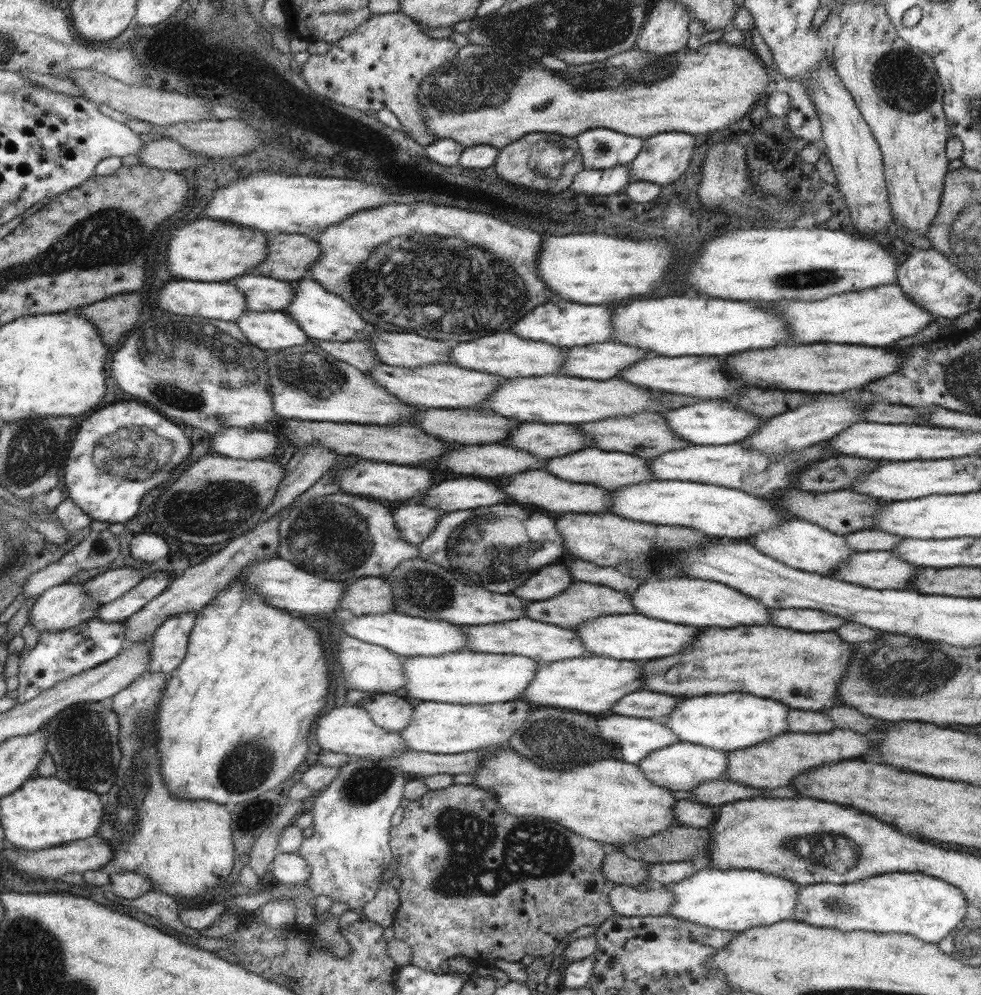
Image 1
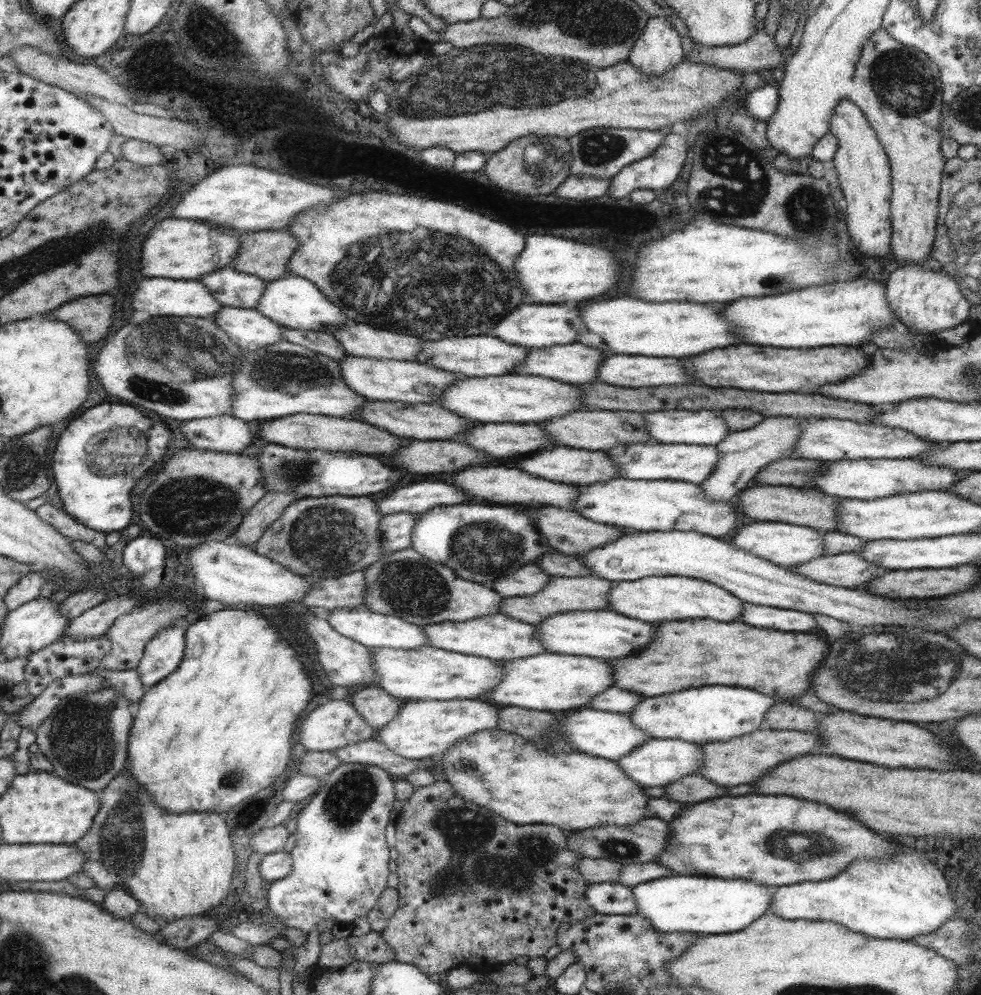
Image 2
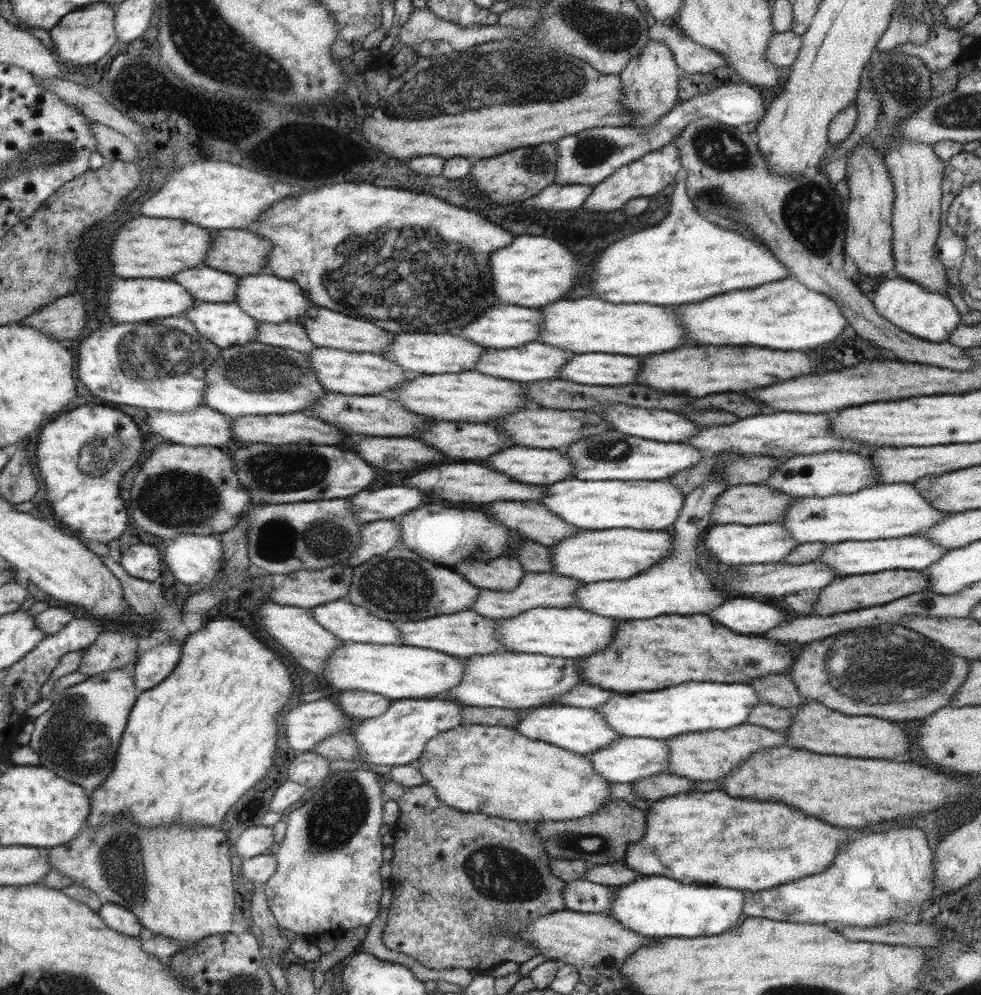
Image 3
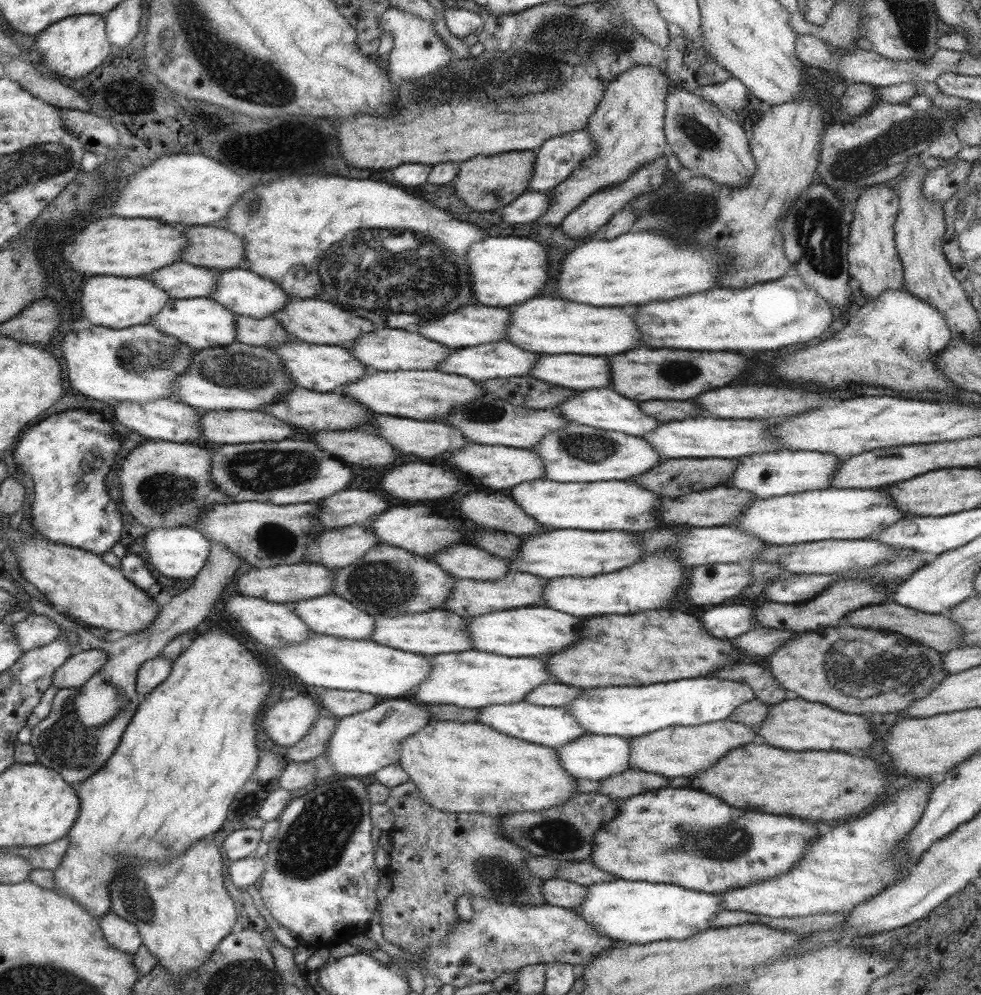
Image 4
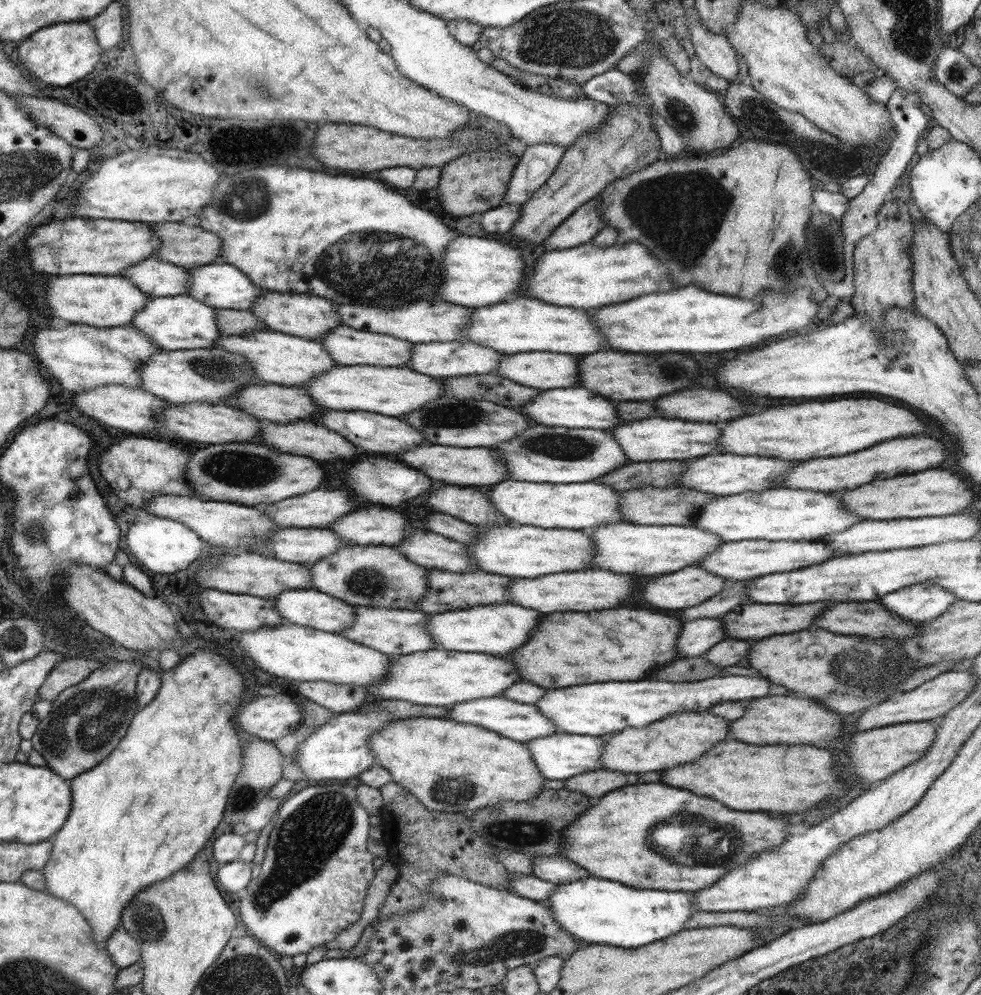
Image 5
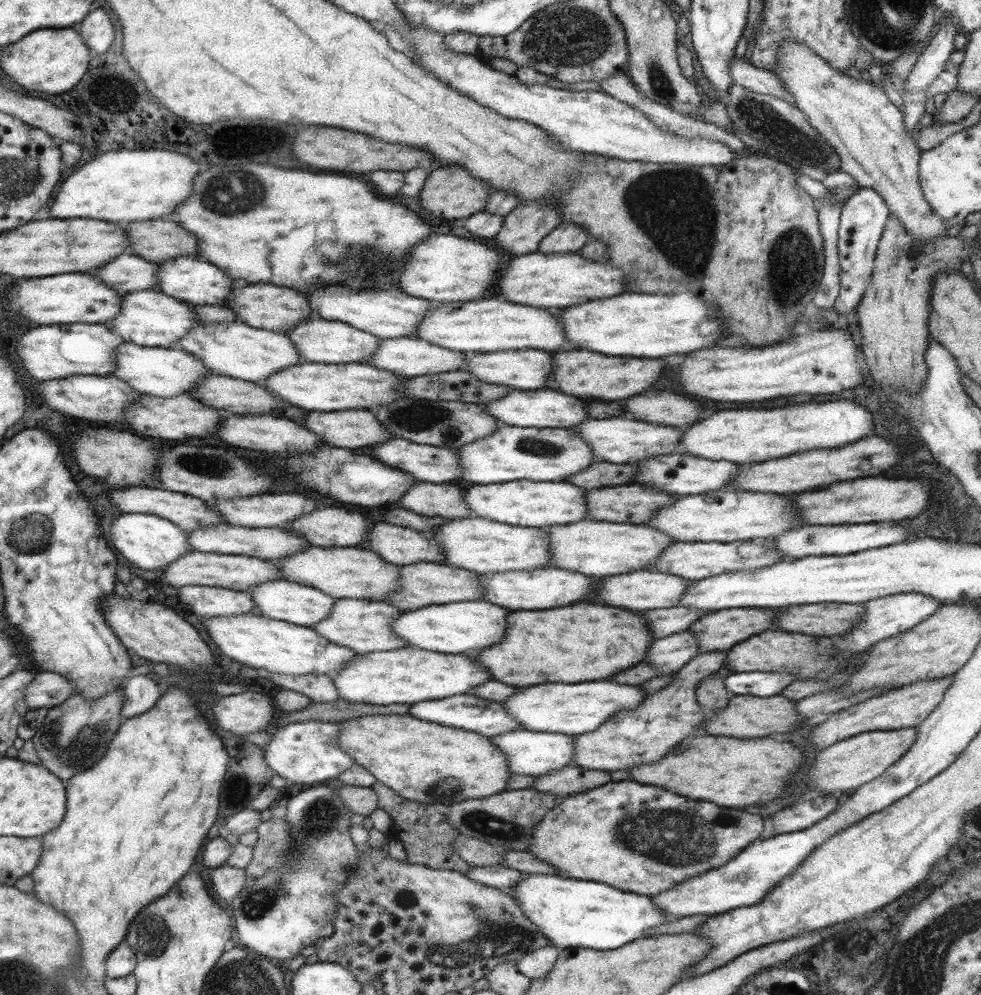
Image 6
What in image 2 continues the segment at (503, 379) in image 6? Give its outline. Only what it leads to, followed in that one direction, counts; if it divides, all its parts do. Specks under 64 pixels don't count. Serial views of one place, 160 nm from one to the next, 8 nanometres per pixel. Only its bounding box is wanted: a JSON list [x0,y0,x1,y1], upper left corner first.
[600,355,687,388]

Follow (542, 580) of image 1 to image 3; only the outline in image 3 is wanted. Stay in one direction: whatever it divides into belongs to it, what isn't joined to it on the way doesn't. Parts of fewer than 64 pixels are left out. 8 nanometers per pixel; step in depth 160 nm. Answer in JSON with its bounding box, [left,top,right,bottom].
[453,556,525,590]

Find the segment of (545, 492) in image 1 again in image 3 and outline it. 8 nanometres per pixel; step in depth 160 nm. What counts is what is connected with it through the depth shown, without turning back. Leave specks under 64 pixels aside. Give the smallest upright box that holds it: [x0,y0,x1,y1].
[409,464,545,504]

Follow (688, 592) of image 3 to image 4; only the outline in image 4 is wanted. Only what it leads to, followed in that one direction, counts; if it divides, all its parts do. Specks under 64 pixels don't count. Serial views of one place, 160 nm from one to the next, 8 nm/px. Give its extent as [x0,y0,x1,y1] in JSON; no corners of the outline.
[542,549,688,616]

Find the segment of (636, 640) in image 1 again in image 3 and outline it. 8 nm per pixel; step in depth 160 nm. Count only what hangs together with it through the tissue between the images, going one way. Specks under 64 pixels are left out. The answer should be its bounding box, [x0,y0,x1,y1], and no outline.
[495,608,615,658]

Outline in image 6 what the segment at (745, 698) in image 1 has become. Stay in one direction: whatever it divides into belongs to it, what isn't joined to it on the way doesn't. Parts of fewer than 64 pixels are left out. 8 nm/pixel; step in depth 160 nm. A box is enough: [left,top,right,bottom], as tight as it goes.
[502,672,798,736]

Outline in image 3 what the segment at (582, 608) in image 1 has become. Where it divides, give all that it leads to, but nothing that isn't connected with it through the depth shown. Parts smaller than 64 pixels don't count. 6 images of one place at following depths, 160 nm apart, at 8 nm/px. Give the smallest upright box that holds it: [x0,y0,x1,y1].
[471,572,585,621]

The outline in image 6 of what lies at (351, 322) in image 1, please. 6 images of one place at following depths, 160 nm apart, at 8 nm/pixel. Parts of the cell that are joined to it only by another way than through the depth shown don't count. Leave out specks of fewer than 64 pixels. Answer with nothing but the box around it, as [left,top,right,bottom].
[153,256,238,305]

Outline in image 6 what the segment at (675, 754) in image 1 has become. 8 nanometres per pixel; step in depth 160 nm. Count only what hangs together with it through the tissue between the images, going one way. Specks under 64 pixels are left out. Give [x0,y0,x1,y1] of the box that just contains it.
[489,727,574,776]

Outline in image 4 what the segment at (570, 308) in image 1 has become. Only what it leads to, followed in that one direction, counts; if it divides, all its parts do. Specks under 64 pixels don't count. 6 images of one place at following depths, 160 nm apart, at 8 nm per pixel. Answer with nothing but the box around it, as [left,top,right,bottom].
[413,304,512,349]

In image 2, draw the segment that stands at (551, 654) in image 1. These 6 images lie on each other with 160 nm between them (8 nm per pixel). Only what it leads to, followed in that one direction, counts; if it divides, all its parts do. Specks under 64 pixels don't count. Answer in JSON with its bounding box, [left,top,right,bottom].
[423,613,545,660]

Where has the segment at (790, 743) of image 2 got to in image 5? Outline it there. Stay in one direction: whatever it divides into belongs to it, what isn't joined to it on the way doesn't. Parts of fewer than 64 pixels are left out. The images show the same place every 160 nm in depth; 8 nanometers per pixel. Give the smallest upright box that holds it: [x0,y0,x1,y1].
[597,712,729,774]

